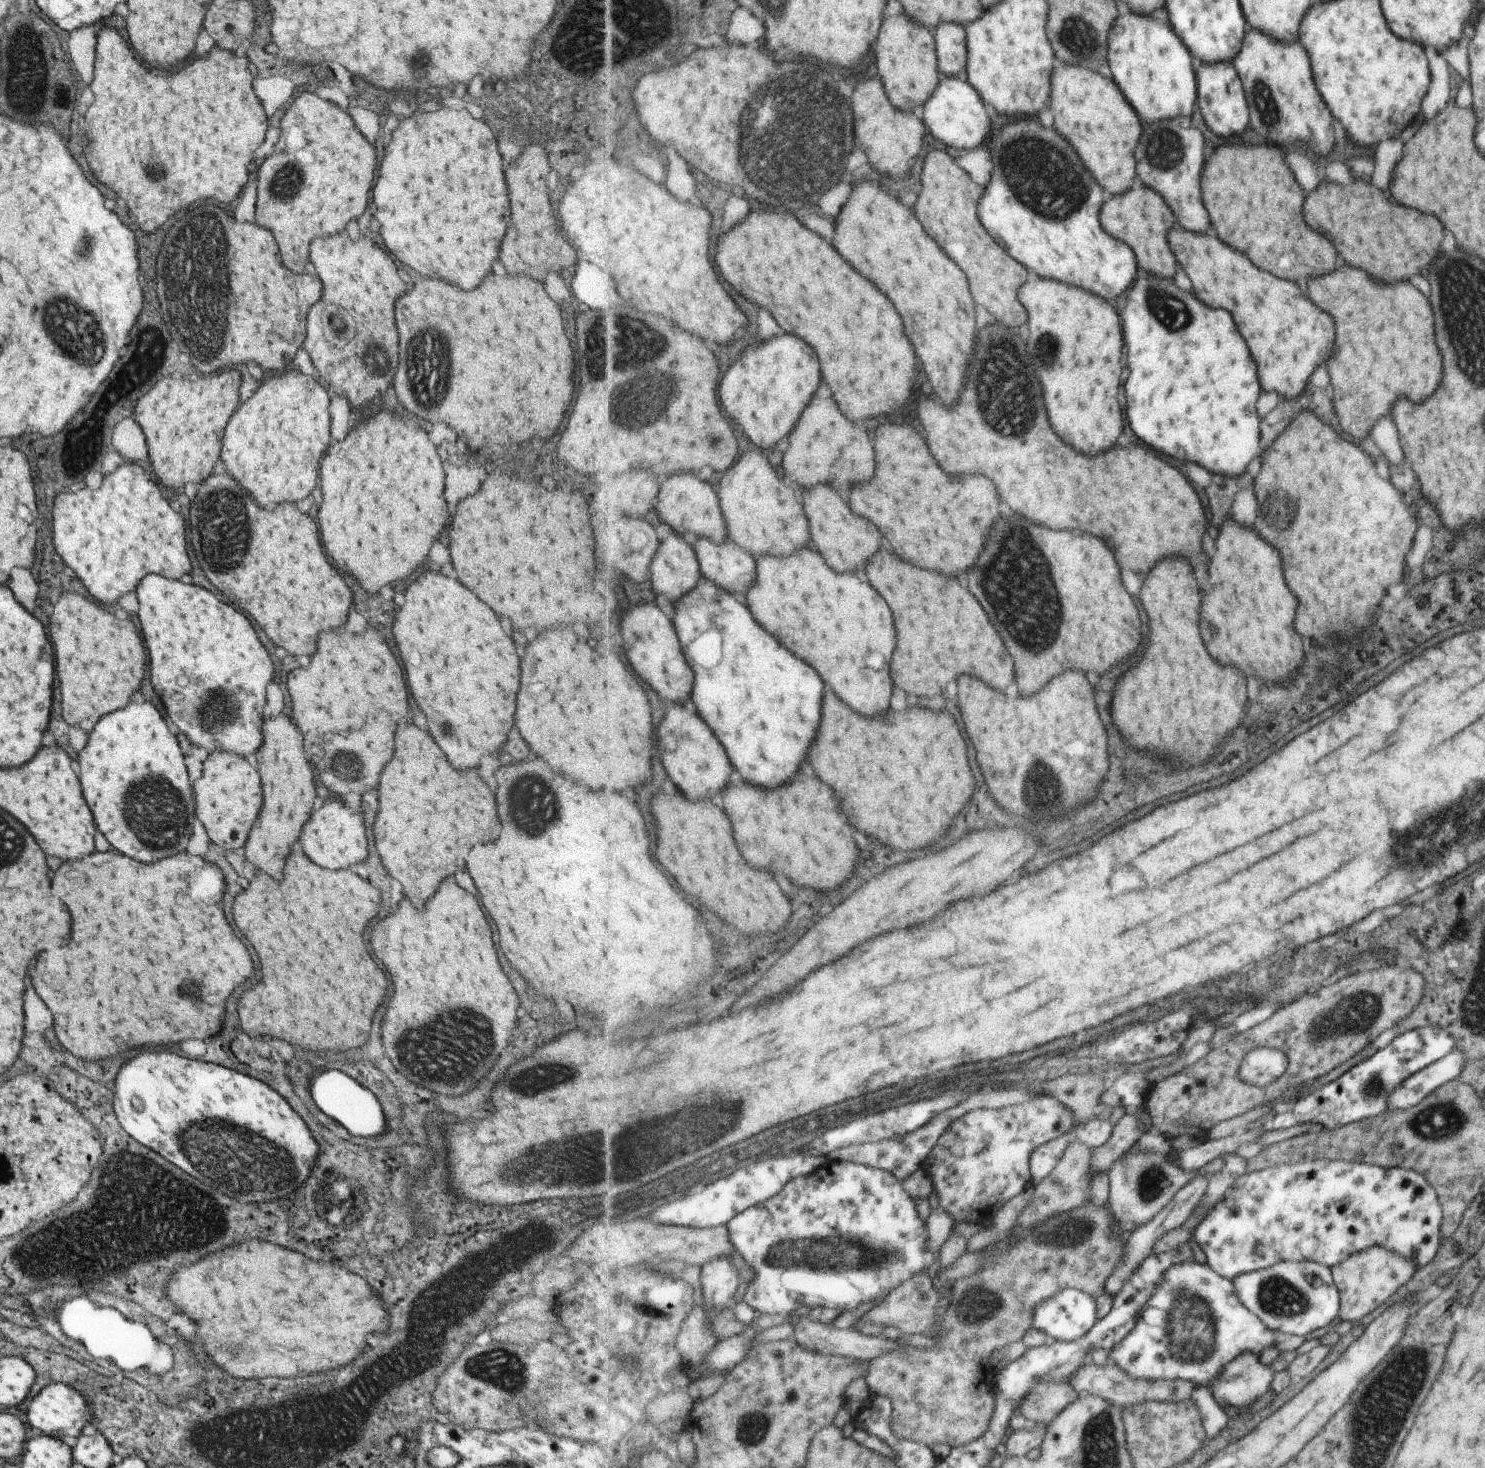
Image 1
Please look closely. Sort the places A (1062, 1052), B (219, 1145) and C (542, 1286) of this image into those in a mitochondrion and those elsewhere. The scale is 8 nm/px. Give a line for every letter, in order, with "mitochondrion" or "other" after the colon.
A: other
B: mitochondrion
C: other

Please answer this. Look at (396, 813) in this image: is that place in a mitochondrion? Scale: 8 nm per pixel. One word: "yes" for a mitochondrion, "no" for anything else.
no

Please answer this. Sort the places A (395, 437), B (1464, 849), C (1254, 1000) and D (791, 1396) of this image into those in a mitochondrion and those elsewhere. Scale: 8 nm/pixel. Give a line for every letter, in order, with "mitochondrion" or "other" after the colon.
A: other
B: mitochondrion
C: other
D: other

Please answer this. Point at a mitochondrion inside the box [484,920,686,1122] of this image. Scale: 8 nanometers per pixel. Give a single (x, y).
(532, 1080)

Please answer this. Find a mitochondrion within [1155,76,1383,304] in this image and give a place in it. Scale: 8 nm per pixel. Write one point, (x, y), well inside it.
(1266, 108)

